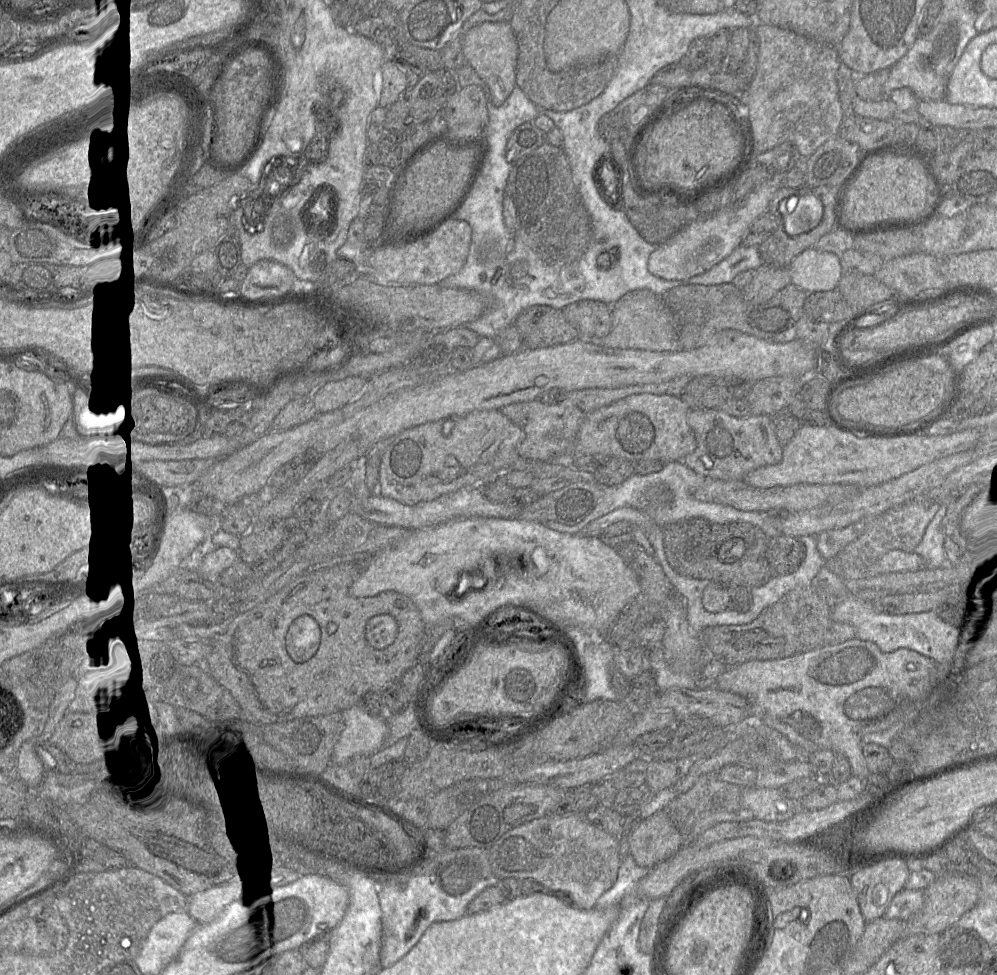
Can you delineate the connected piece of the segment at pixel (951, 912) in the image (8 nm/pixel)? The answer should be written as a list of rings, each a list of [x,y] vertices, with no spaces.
[[[917,869],[911,872],[904,889],[923,891],[924,894],[922,908],[905,921],[905,936],[938,935],[948,927],[955,925],[962,915],[977,904],[980,885],[973,877],[937,876],[929,870]]]

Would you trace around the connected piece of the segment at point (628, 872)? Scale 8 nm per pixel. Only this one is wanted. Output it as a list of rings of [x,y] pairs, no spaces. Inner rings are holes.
[[[631,854],[623,857],[616,882],[599,897],[595,908],[605,908],[618,904],[650,871],[651,868],[639,866]]]

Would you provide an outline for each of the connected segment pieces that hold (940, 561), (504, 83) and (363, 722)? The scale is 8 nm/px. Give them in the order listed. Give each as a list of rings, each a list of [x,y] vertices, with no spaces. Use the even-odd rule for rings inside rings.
[[[941,504],[939,510],[927,526],[922,541],[914,551],[923,558],[926,569],[937,569],[943,566],[953,566],[947,561],[944,550],[942,520],[946,513],[946,504]]]
[[[507,21],[483,22],[472,27],[464,36],[462,44],[466,63],[486,82],[494,105],[501,106],[516,86],[518,43]]]
[[[356,704],[341,713],[343,730],[332,752],[332,765],[341,765],[356,755],[371,756],[385,745],[387,720],[368,715]]]

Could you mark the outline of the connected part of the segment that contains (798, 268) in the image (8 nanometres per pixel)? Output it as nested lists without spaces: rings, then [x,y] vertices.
[[[815,247],[796,256],[788,270],[791,283],[808,293],[836,289],[843,275],[840,256]]]

